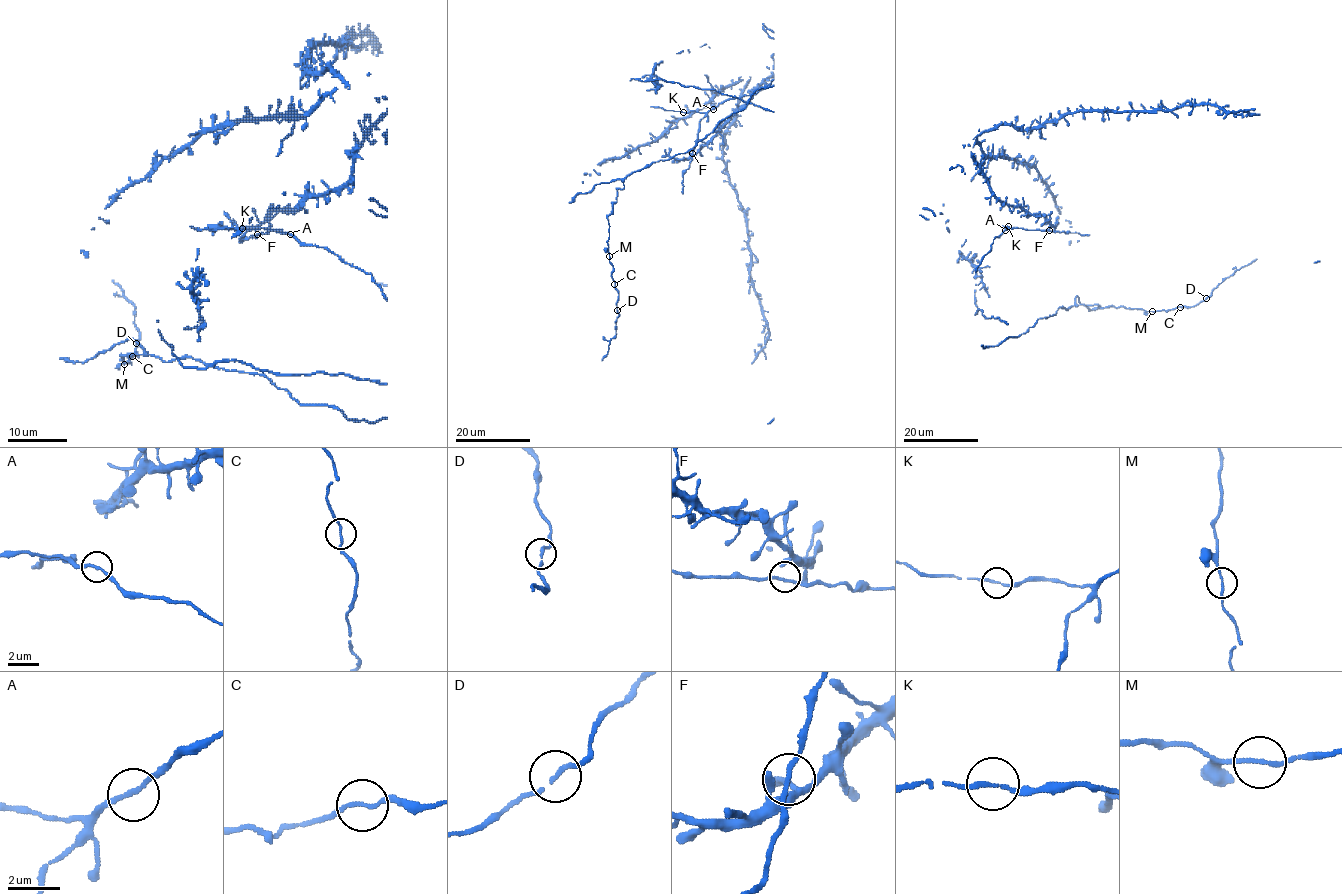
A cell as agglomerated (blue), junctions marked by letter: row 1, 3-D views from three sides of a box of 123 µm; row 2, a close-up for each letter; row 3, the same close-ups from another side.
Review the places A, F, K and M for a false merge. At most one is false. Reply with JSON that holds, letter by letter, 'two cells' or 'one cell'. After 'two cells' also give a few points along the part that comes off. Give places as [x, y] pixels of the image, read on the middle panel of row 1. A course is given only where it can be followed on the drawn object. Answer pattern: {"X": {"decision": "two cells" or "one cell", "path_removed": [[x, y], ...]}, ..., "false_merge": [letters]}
{"A": {"decision": "one cell"}, "F": {"decision": "one cell"}, "K": {"decision": "one cell"}, "M": {"decision": "one cell"}, "false_merge": []}

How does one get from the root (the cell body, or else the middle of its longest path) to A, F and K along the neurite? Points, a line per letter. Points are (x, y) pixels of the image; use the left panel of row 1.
A: (276, 229), (290, 234)
F: (276, 229), (257, 234)
K: (276, 229), (242, 228)

